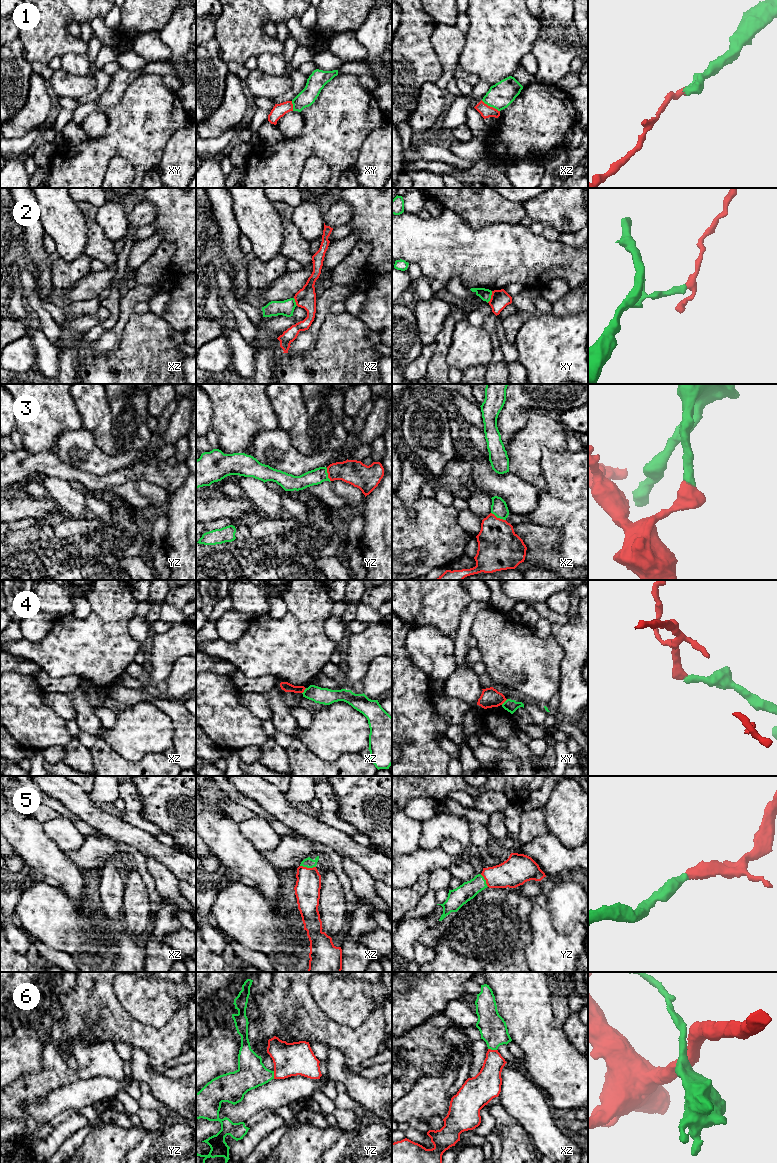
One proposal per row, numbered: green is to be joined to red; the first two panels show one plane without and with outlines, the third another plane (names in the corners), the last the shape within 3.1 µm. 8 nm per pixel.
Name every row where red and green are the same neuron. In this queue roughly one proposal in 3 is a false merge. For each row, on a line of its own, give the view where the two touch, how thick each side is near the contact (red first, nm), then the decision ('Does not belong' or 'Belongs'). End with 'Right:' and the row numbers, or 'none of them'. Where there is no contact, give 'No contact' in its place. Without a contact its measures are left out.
1: Touches red in xz. Thickness 100 nm (red) against 200 nm. Does not belong
2: Touches red in xy. Thickness 150 nm (red) against 100 nm. Does not belong
3: Touches red in xz. Thickness 360 nm (red) against 130 nm. Belongs
4: Touches red in xy. Thickness 160 nm (red) against 100 nm. Does not belong
5: Touches red in xz. Thickness 200 nm (red) against 80 nm. Belongs
6: Touches red in xz. Thickness 200 nm (red) against 220 nm. Belongs
Right: 3, 5, 6

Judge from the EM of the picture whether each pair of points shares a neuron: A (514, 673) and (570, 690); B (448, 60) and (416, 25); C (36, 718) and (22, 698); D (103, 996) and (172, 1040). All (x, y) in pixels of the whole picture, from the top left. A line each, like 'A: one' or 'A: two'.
A: two
B: two
C: one
D: one

